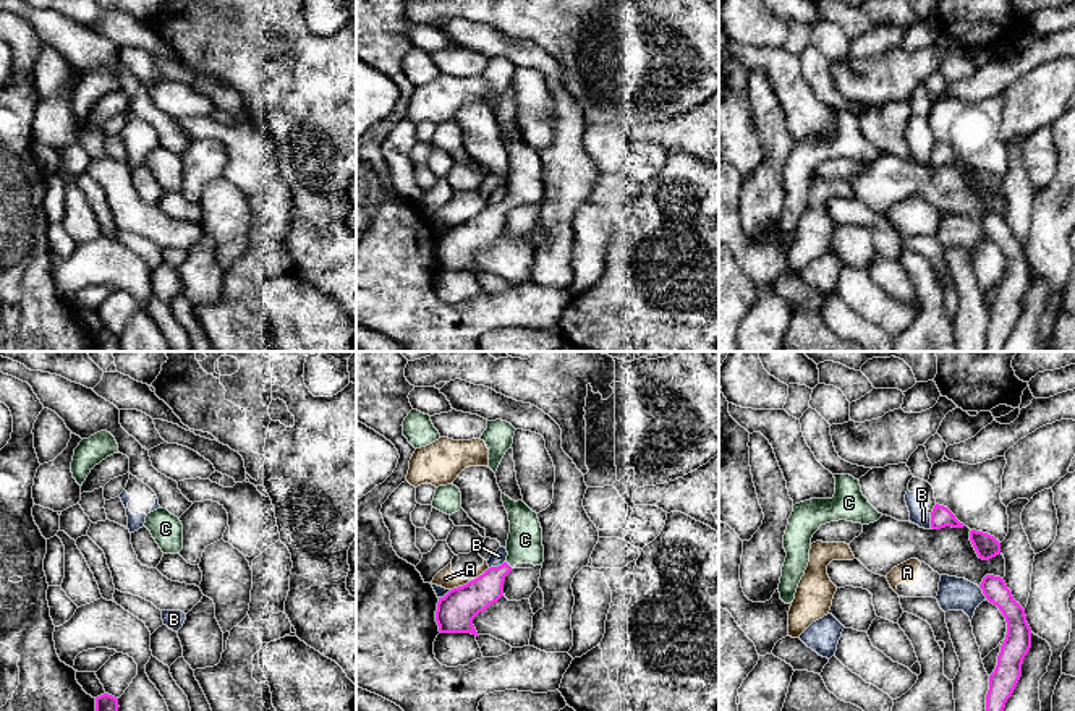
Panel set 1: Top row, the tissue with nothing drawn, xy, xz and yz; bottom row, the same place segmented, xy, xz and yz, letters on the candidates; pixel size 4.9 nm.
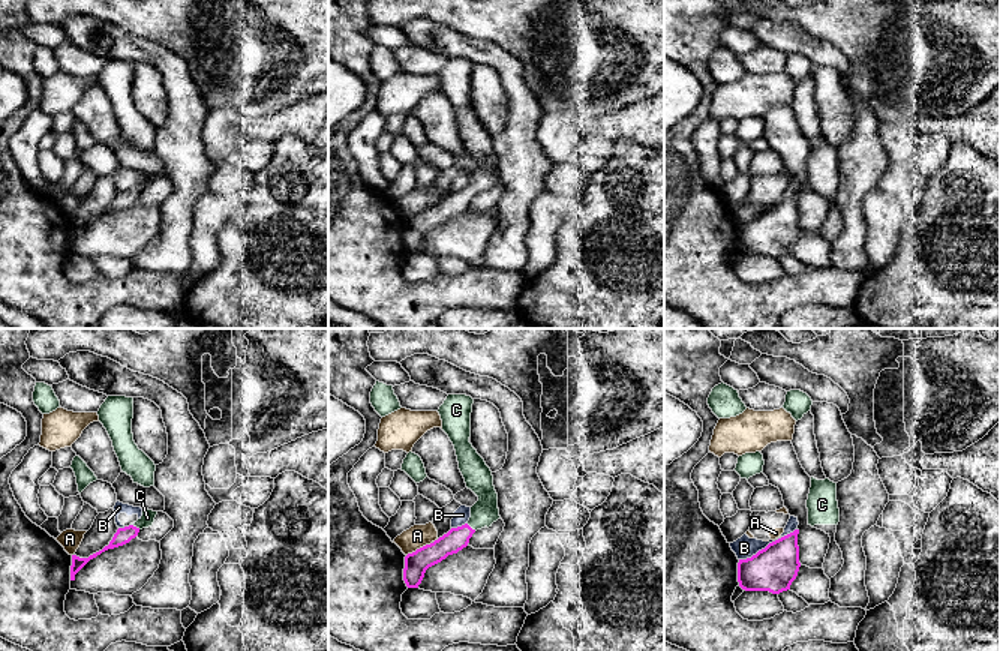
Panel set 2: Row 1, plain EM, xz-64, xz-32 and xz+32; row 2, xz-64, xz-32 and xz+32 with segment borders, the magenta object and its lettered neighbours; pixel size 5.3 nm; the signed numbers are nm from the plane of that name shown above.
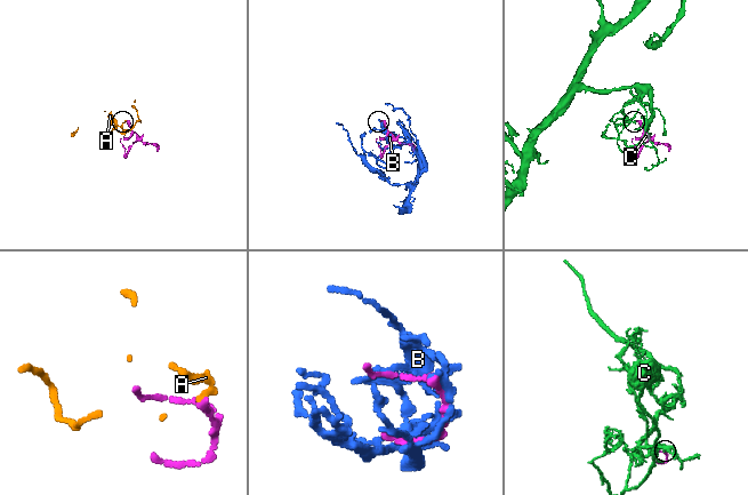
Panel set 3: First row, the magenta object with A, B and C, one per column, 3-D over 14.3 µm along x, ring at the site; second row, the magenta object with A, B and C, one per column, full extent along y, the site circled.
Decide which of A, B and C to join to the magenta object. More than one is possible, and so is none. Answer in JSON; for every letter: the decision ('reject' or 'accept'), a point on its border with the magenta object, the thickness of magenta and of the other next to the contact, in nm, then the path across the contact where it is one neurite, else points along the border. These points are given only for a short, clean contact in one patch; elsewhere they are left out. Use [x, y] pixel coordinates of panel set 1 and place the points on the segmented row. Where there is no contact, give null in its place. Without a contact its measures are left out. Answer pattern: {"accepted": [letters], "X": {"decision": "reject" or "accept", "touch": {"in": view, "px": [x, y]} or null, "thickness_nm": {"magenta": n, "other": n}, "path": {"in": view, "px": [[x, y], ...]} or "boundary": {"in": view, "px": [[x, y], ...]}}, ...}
{"accepted": ["C"], "A": {"decision": "reject", "touch": {"in": "xz", "px": [468, 582]}, "thickness_nm": {"magenta": 190, "other": 90}, "boundary": {"in": "xz", "px": [[488, 567], [471, 580], [450, 590]]}}, "B": {"decision": "reject", "touch": {"in": "xz", "px": [496, 567]}, "thickness_nm": {"magenta": 180, "other": 70}}, "C": {"decision": "accept", "touch": {"in": "xz", "px": [509, 566]}, "thickness_nm": {"magenta": 160, "other": 180}, "path": {"in": "xz", "px": [[475, 596], [509, 566], [525, 546], [525, 540]]}}}

